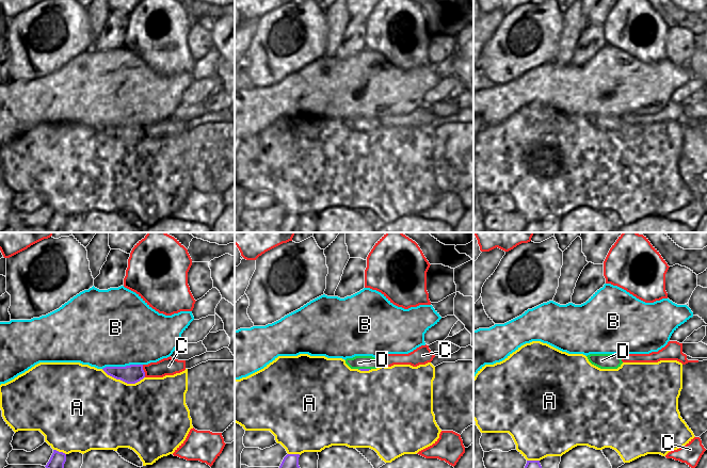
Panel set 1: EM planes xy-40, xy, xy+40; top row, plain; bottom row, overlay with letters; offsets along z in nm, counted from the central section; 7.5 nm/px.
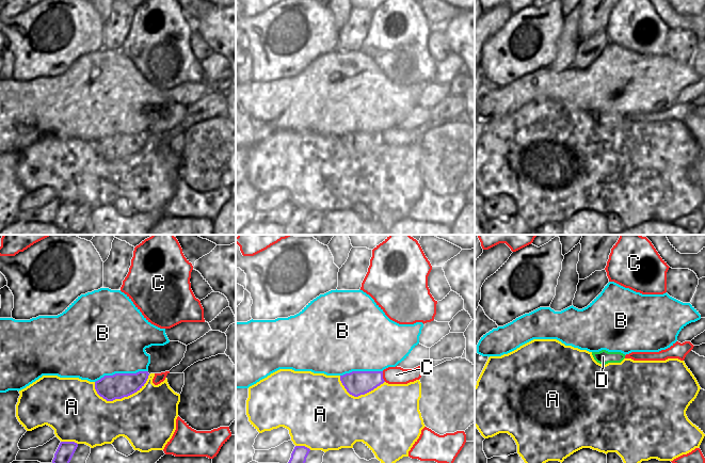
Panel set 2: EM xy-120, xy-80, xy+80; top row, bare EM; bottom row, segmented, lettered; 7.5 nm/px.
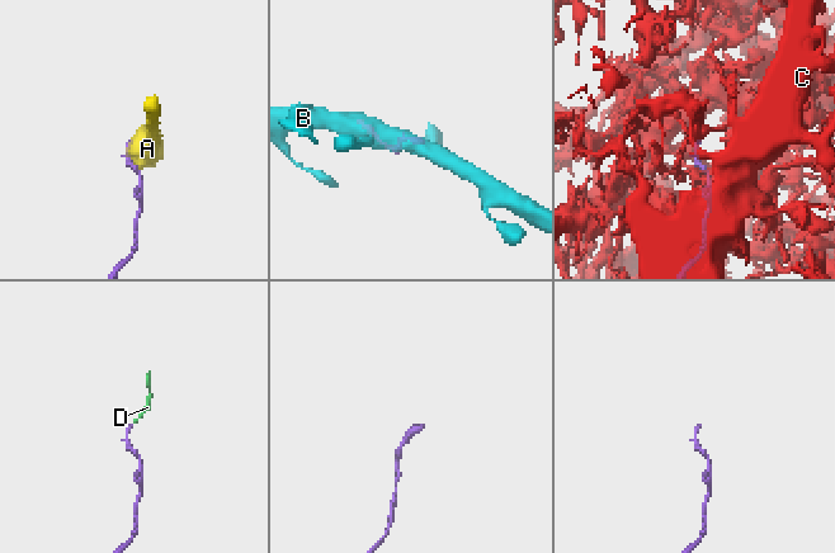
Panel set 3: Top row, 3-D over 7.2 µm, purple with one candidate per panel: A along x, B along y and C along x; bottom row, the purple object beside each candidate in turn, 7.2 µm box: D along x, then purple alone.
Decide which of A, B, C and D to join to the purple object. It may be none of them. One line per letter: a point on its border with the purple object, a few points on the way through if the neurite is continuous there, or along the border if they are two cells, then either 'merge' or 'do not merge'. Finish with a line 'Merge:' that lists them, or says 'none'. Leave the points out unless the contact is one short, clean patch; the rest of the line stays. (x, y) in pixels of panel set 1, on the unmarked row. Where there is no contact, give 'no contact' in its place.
A: xy-40 (123, 142) | do not merge
B: xy-40 (122, 128) | do not merge
C: xy-40 (143, 132) | do not merge
D: xy (365, 130) | across xy (359, 130), (365, 130), (358, 124) | merge
Merge: D

